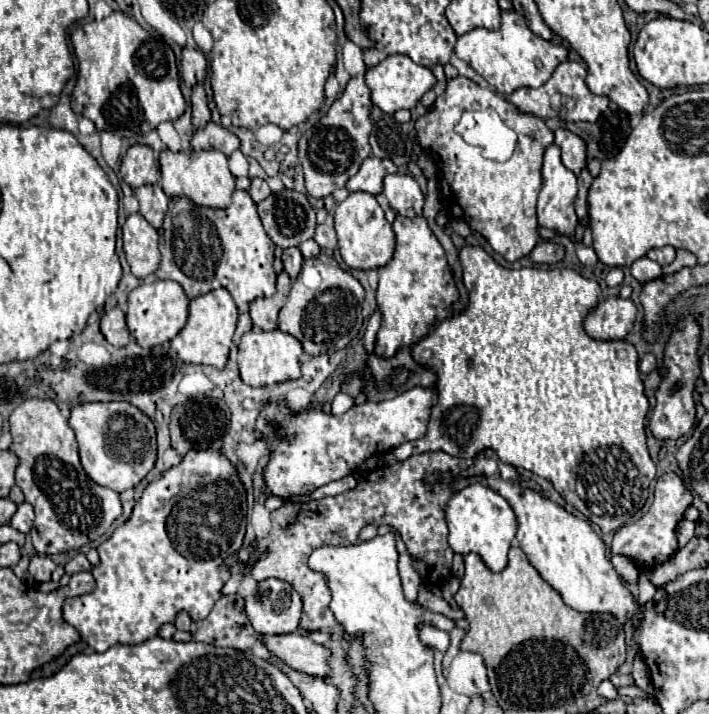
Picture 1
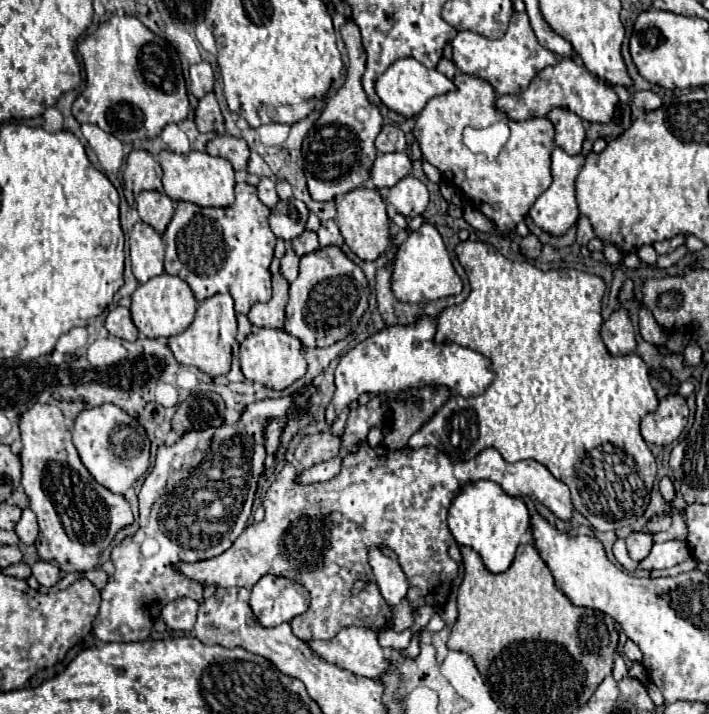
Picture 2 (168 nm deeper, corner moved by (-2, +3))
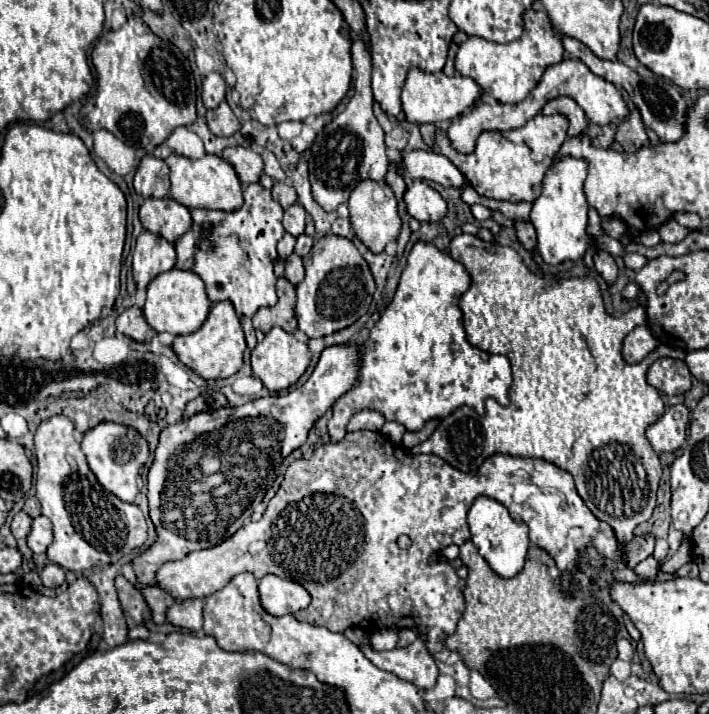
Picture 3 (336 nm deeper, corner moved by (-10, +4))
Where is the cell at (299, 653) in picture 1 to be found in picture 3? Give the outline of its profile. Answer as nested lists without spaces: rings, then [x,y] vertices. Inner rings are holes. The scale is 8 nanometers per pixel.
[[[422,638],[412,642],[408,648],[394,648],[394,650],[386,650],[386,652],[376,652],[366,642],[364,656],[372,664],[376,664],[380,670],[392,672],[400,680],[410,682],[422,690],[434,688],[434,684],[436,684],[438,668],[436,668],[434,658],[426,650]]]

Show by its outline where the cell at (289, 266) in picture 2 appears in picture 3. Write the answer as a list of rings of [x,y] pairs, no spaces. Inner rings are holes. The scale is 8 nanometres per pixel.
[[[292,254],[288,260],[286,260],[286,270],[284,270],[284,278],[288,282],[292,282],[294,286],[298,286],[302,280],[304,280],[304,266],[302,266],[302,258]]]

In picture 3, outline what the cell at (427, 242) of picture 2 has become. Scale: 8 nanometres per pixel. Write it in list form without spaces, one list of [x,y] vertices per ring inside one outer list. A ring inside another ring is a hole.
[[[416,242],[412,246],[398,282],[398,290],[392,302],[382,312],[380,320],[374,324],[370,338],[364,342],[364,356],[360,358],[362,374],[358,376],[358,384],[332,406],[332,418],[328,420],[328,434],[332,442],[340,442],[346,436],[346,426],[352,414],[360,410],[376,410],[386,420],[400,422],[408,432],[416,432],[422,430],[428,420],[444,418],[460,406],[470,406],[482,416],[486,398],[494,398],[500,406],[510,404],[510,360],[502,354],[488,354],[472,346],[466,340],[464,328],[460,328],[462,312],[458,308],[458,302],[468,286],[470,276],[460,262],[452,260],[448,254],[442,254],[432,244]]]

